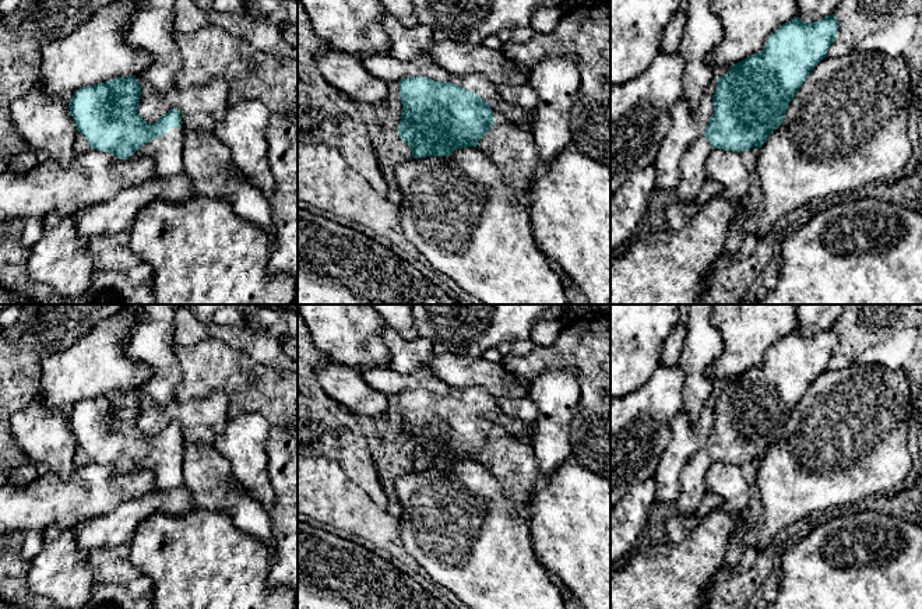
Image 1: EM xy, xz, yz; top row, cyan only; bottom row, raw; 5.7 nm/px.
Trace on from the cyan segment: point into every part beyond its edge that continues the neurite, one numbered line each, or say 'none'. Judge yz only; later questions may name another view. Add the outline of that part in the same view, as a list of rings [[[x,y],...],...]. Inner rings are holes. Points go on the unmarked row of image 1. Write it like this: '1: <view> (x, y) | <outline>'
1: yz (693, 477) | [[[701,448],[683,468],[680,474],[682,493],[676,500],[676,511],[679,514],[693,513],[707,494],[705,475],[711,462],[708,453]]]

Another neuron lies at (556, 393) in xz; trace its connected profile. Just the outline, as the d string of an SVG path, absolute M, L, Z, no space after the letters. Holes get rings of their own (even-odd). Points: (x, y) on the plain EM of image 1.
M574 367L541 369L527 387L538 408L531 447L539 476L549 478L571 460L570 423L581 398L578 372Z

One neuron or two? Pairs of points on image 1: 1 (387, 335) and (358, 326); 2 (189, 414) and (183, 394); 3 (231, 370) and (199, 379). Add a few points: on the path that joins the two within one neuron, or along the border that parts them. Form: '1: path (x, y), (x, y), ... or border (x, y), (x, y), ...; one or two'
1: border (384, 326), (380, 338), (387, 351), (389, 365); two
2: border (217, 389), (187, 401), (175, 400); two
3: path (222, 370), (207, 370); one

